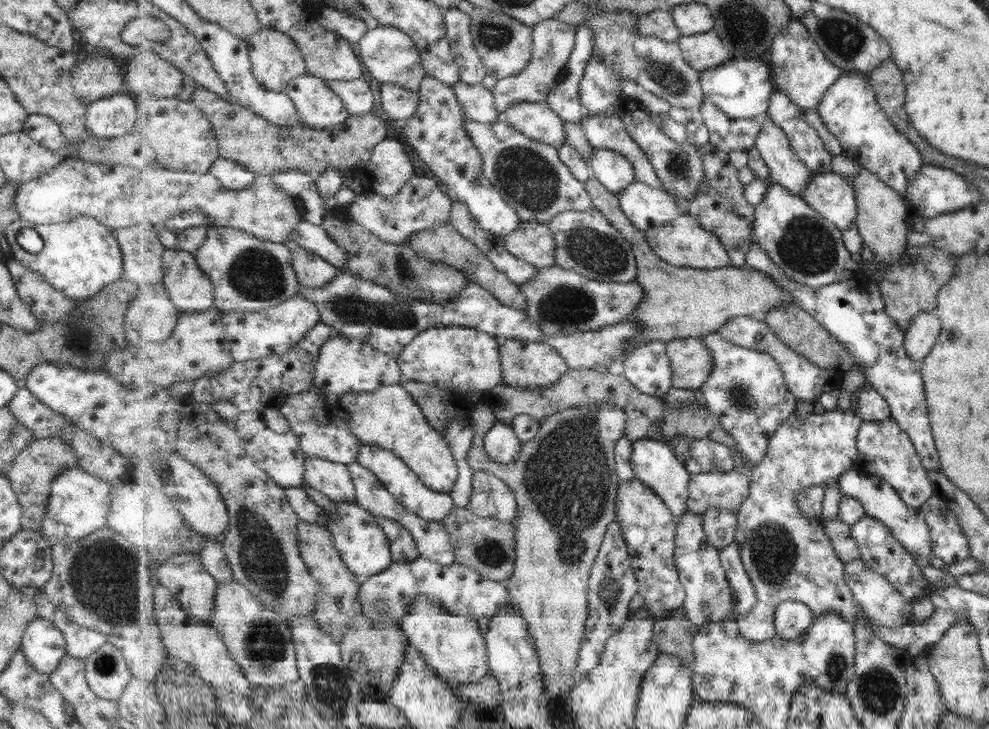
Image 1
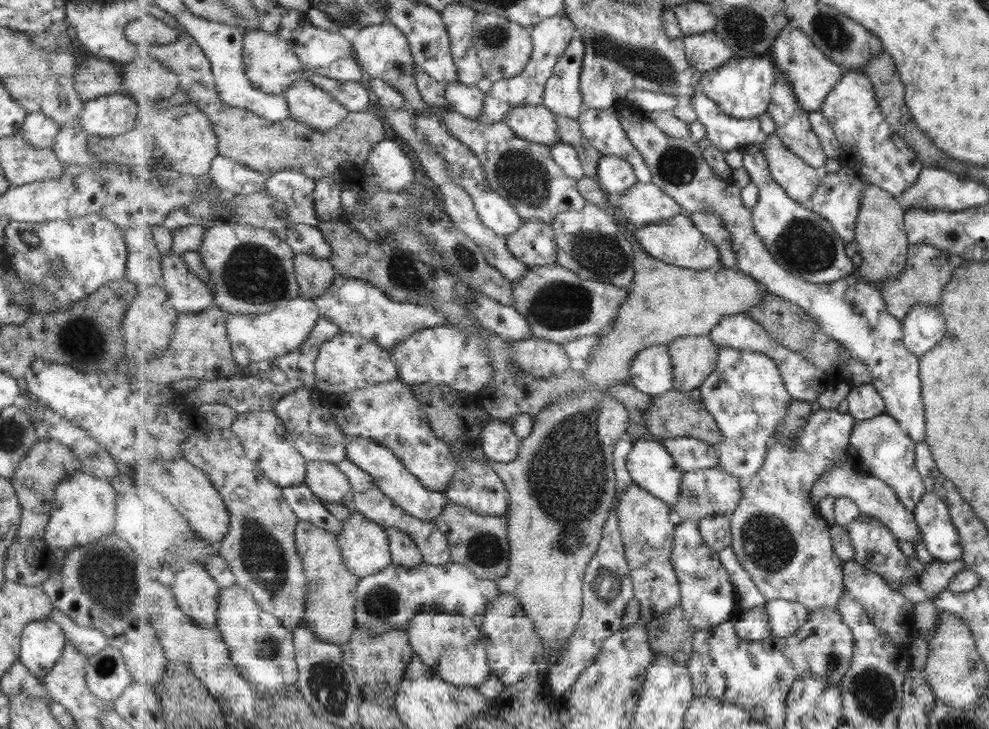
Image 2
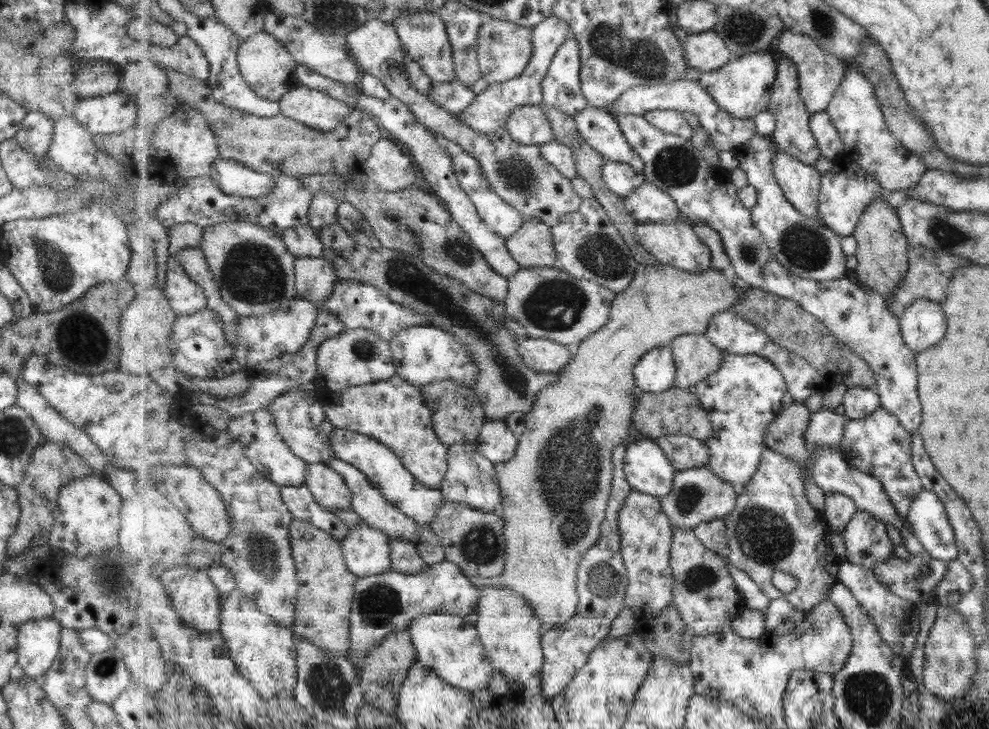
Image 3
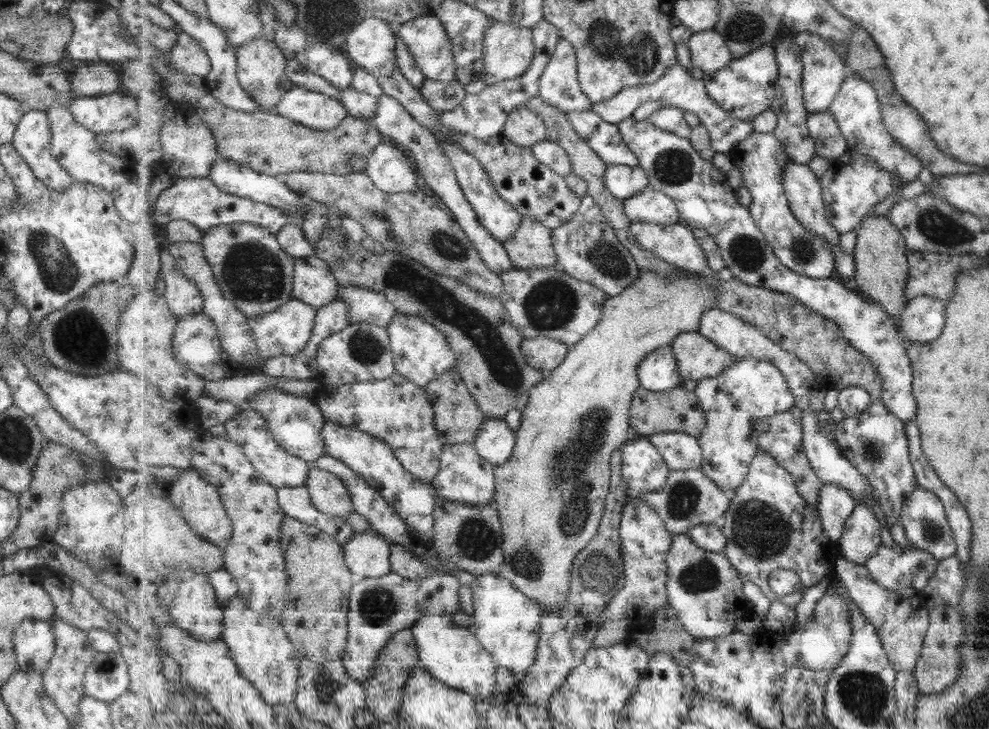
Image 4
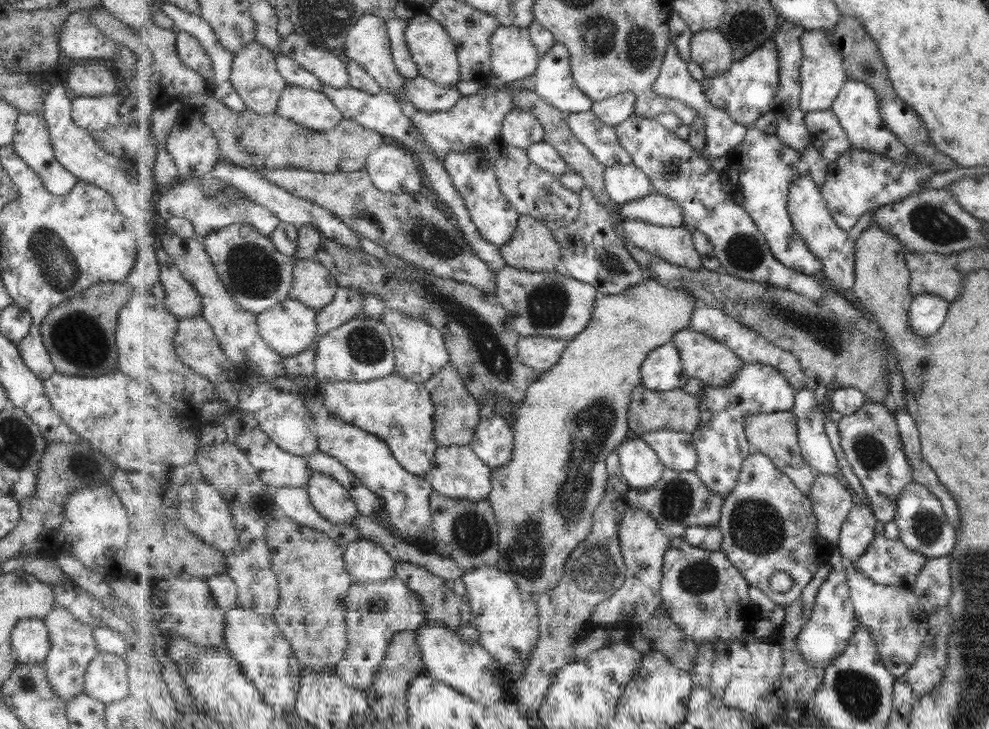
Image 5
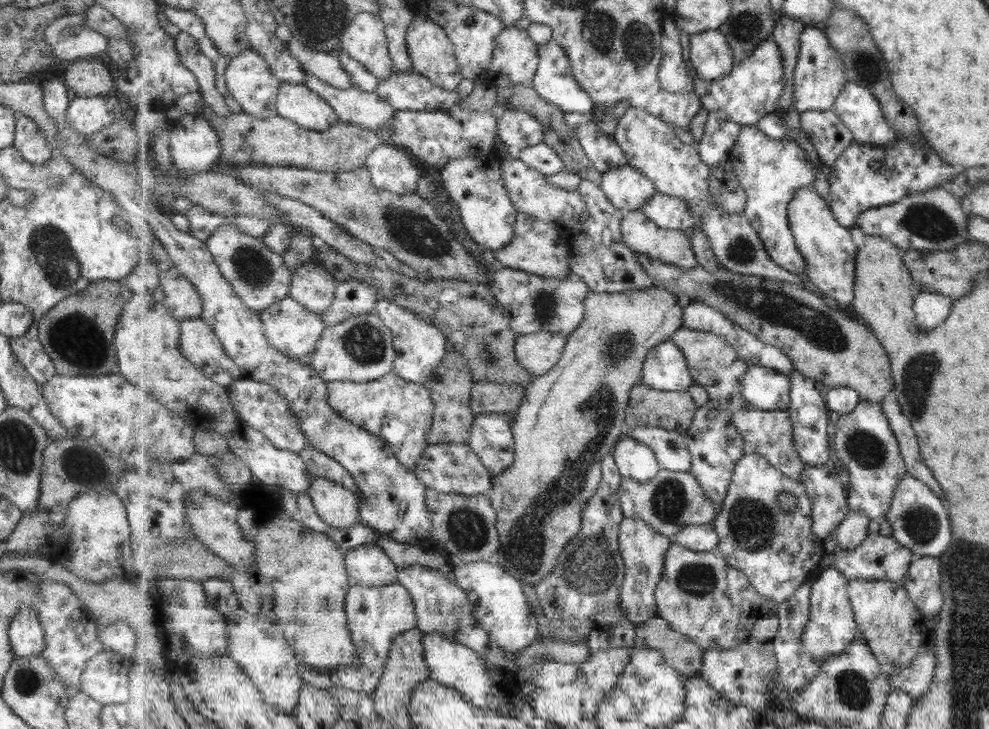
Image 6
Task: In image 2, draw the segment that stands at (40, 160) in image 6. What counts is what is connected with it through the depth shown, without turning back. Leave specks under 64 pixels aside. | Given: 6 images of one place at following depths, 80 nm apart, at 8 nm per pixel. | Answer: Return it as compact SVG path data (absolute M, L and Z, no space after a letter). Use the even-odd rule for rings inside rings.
M30 112L26 113L19 133L25 142L28 142L33 148L41 150L52 148L59 129L60 126L42 112Z

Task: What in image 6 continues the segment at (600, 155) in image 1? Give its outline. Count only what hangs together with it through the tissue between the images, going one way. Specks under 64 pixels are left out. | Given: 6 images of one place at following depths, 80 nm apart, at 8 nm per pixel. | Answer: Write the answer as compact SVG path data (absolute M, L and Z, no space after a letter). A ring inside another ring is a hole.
M630 164L604 172L601 187L608 199L624 213L639 211L658 193L654 182Z

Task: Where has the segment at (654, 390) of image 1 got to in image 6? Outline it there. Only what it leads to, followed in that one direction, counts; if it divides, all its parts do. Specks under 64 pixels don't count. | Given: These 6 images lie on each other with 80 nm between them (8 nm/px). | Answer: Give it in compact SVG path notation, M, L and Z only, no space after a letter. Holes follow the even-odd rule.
M667 341L648 351L641 382L657 390L678 392L686 391L695 380L684 352L677 344Z

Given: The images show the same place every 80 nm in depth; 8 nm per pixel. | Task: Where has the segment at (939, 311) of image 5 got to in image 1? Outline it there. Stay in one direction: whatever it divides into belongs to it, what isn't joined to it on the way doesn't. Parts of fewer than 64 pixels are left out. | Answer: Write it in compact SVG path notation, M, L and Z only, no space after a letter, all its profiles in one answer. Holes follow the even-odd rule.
M920 312L911 319L905 330L905 348L913 360L923 362L929 354L941 330L940 320L935 312Z

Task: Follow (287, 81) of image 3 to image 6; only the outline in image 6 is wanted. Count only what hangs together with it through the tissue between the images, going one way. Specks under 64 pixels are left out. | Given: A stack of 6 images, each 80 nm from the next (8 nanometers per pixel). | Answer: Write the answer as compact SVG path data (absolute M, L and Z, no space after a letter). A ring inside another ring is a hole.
M249 48L239 53L228 64L226 78L229 92L238 100L243 111L257 118L278 115L276 100L280 94L282 80L273 74L270 64L259 52Z

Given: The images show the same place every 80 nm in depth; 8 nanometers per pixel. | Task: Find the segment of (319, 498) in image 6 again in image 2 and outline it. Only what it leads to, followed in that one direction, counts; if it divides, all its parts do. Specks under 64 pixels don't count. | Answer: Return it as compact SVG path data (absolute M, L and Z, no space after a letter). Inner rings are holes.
M313 460L306 467L308 475L305 484L324 504L343 504L346 507L352 504L355 492L339 463Z

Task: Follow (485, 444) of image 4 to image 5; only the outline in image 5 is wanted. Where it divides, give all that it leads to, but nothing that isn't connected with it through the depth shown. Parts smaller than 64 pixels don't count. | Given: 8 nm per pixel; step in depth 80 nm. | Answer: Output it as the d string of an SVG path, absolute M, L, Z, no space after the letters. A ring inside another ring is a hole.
M498 413L483 417L470 447L494 471L512 462L515 448L514 429L507 418Z

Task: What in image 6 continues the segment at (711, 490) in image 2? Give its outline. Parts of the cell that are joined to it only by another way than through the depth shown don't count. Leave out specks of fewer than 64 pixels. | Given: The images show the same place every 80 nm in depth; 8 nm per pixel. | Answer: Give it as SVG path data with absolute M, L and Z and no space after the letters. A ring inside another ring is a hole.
M662 468L660 474L649 482L637 482L630 478L621 481L618 490L625 518L640 518L651 524L657 532L674 538L685 527L708 525L712 526L720 513L719 505L709 500L703 485L691 472L675 472Z

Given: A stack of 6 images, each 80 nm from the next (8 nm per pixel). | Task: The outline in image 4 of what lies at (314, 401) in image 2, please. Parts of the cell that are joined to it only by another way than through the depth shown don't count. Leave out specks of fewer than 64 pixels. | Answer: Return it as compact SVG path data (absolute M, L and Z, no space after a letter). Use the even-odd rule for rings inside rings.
M265 389L257 391L249 400L249 409L255 410L263 417L268 419L269 428L280 445L287 449L293 456L300 456L310 464L314 460L320 459L327 455L326 444L323 438L323 427L327 422L321 408L311 402L309 398L303 396L294 396L282 392L281 389Z

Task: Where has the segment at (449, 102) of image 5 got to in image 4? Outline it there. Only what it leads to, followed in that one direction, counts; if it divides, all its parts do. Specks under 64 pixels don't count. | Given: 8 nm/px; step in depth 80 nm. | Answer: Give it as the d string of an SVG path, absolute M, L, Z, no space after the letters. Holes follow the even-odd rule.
M425 80L425 84L419 88L424 99L435 109L442 112L453 110L464 102L468 95L465 86L455 80L450 84L440 81Z

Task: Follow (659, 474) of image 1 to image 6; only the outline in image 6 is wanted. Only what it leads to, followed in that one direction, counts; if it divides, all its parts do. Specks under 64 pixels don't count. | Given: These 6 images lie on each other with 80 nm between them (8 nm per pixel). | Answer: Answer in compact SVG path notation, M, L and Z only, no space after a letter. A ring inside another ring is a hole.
M624 436L616 444L612 455L624 478L637 482L649 482L655 479L662 469L653 449L633 437Z

